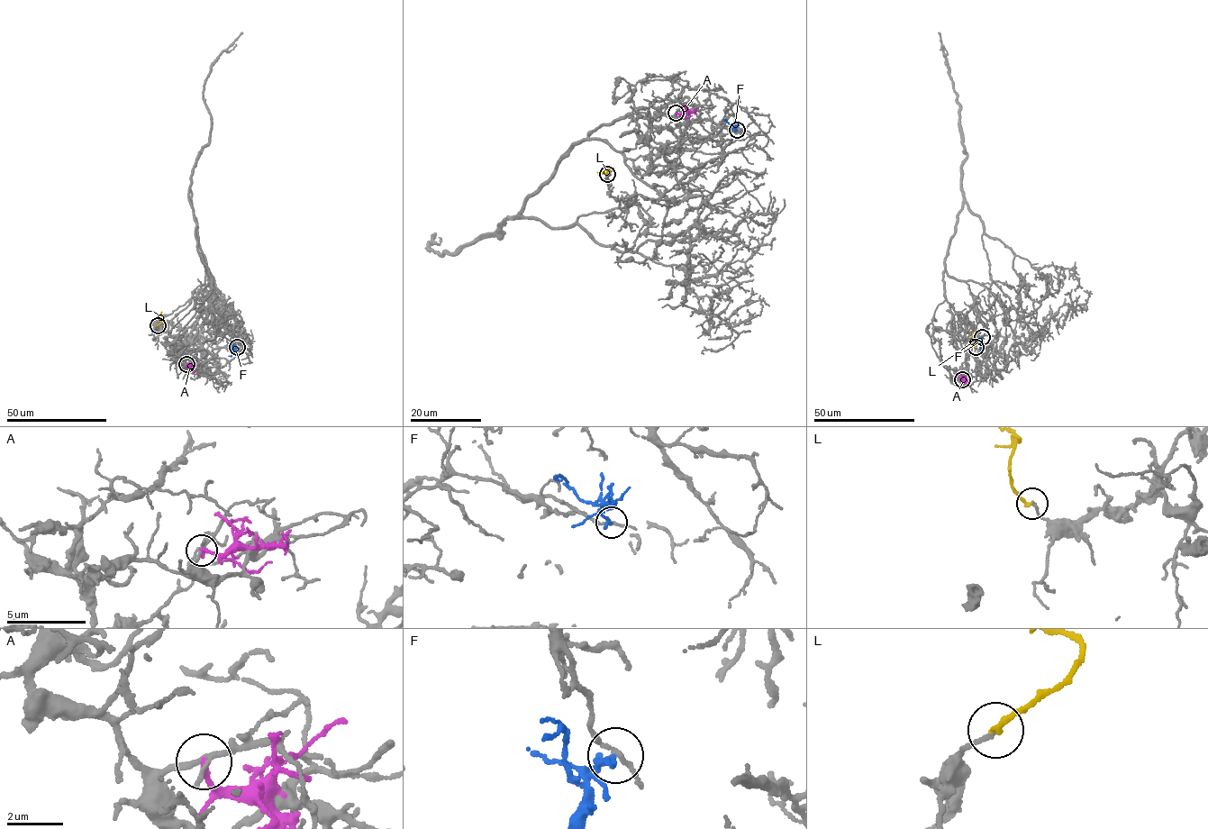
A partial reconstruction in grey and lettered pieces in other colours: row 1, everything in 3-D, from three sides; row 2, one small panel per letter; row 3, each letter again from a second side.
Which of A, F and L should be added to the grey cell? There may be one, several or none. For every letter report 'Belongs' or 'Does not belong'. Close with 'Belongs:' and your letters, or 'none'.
A: Does not belong
F: Does not belong
L: Does not belong
Belongs: none

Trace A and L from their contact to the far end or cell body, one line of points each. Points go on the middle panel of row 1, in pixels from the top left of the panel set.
A: (676, 113), (694, 112), (694, 109)
L: (607, 174), (609, 168), (605, 172), (597, 172), (598, 176)

